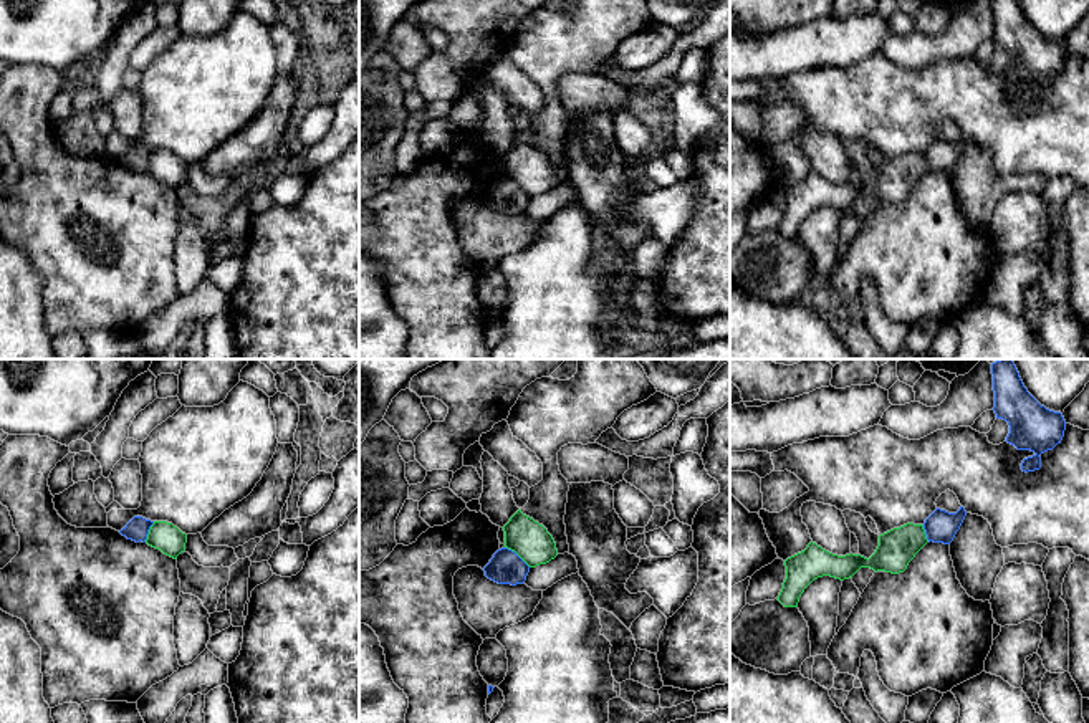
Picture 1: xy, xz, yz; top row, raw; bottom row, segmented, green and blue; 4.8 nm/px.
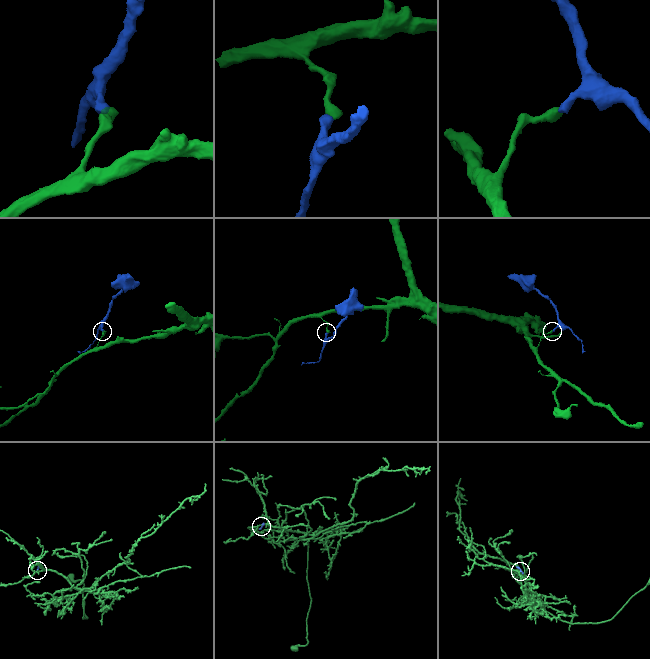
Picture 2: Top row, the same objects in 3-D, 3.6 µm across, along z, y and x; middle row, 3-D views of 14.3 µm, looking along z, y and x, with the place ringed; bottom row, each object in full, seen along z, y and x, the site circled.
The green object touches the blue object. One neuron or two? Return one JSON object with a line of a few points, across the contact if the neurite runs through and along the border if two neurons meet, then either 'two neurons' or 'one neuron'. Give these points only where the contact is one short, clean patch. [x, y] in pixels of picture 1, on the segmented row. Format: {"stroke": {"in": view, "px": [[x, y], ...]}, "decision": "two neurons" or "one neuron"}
{"stroke": {"in": "xz", "px": [[505, 546], [513, 550], [530, 566]]}, "decision": "two neurons"}

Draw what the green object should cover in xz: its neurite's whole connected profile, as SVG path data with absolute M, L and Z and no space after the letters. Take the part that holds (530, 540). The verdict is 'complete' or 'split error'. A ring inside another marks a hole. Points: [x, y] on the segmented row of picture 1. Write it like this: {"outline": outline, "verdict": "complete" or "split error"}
{"outline": "M518 510L503 526L505 548L515 551L530 567L546 564L558 556L548 529Z", "verdict": "complete"}

